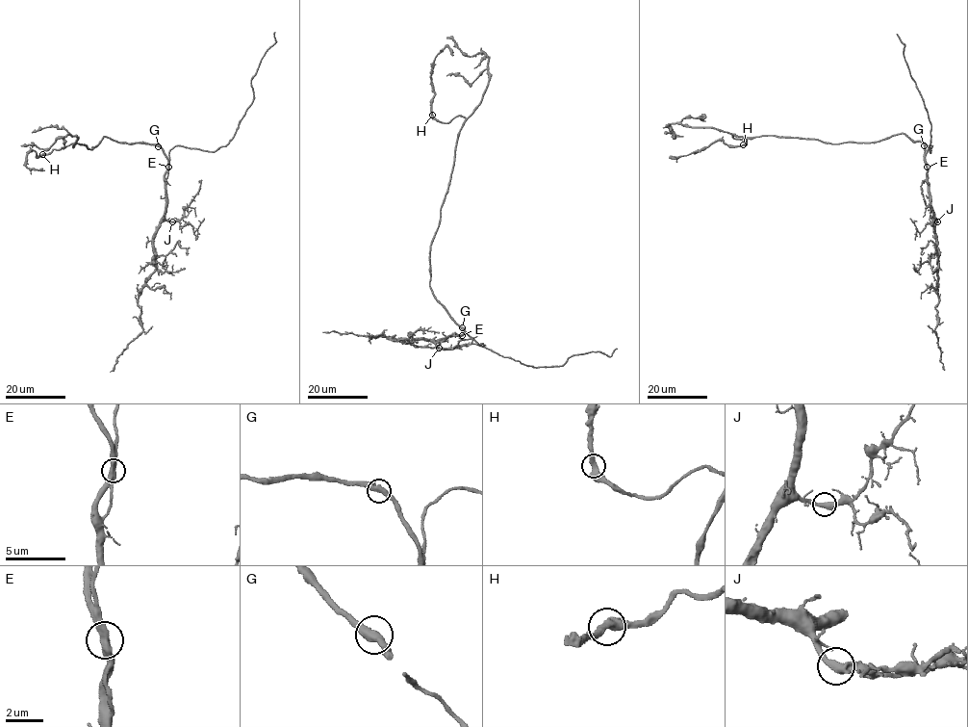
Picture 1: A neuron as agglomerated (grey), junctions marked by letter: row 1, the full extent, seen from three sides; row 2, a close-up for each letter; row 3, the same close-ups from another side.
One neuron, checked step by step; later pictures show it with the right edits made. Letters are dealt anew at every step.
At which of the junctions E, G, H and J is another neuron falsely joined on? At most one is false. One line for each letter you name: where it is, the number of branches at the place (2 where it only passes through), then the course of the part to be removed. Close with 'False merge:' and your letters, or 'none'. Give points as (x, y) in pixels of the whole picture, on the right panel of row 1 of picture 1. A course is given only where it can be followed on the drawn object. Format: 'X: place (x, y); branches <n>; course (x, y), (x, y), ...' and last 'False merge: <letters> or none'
False merge: none

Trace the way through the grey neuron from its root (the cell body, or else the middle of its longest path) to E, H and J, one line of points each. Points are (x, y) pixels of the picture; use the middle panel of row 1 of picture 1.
E: (430, 287), (436, 298), (463, 328), (465, 333), (461, 335)
H: (430, 287), (430, 242), (448, 188), (456, 141), (465, 119), (458, 116), (447, 122), (440, 122), (432, 115)
J: (430, 287), (436, 298), (465, 332), (436, 340), (439, 348)

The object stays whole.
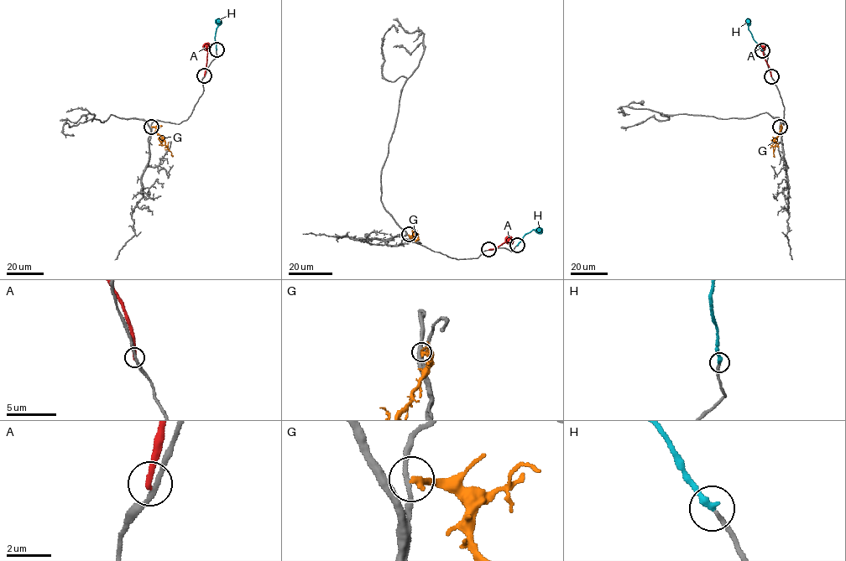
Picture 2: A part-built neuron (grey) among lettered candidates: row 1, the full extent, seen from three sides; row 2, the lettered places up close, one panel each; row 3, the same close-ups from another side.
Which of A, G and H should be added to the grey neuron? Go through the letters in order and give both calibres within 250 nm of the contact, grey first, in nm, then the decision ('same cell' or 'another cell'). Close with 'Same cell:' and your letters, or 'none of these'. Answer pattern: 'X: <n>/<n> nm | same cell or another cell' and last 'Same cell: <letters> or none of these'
A: 200/280 nm | another cell
G: 180/280 nm | another cell
H: 190/320 nm | same cell
Same cell: H

